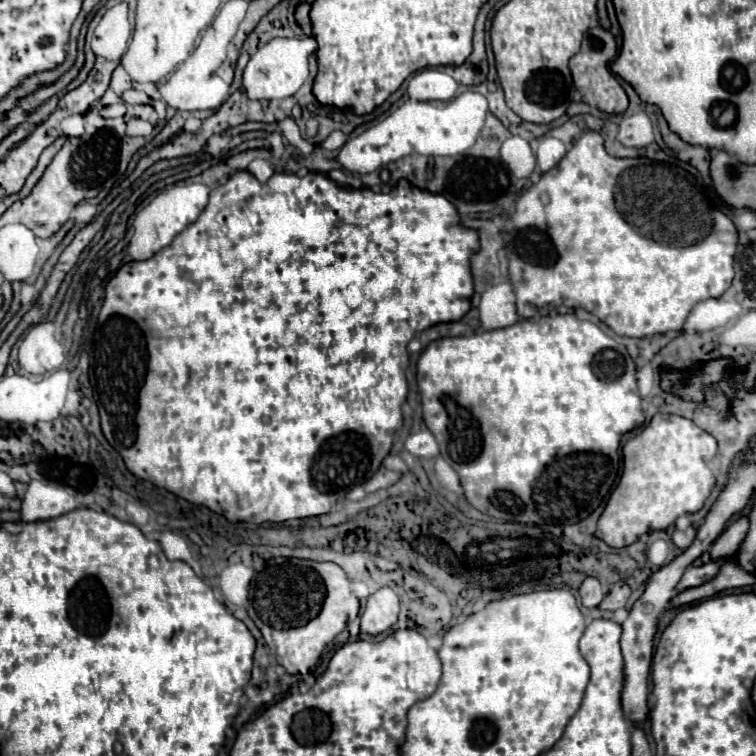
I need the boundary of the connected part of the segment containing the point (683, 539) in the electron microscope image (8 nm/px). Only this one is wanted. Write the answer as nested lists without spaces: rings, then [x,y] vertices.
[[[688,527],[688,529],[684,529],[684,531],[674,531],[674,535],[672,535],[672,541],[674,541],[674,545],[676,547],[680,547],[680,549],[686,549],[692,541],[694,541],[694,537],[696,537],[696,529],[694,527]]]

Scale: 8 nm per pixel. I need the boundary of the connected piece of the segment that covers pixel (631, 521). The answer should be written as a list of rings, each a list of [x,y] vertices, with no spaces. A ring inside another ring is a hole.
[[[656,413],[642,433],[626,441],[622,453],[622,479],[598,521],[602,541],[614,549],[636,543],[650,529],[666,529],[680,515],[700,511],[714,489],[716,477],[710,463],[718,453],[718,443],[686,417]]]

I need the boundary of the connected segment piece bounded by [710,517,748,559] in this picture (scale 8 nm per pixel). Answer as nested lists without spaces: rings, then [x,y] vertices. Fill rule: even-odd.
[[[742,517],[742,519],[738,519],[736,523],[732,523],[732,525],[718,537],[718,541],[710,547],[712,559],[736,555],[738,549],[740,549],[740,543],[742,543],[744,537],[746,537],[746,533],[748,533],[748,519]]]

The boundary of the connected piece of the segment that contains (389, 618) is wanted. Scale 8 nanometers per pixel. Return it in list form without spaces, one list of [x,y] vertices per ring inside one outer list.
[[[382,587],[368,597],[366,609],[360,617],[360,629],[362,633],[380,635],[398,621],[398,613],[400,613],[398,595],[390,587]]]

